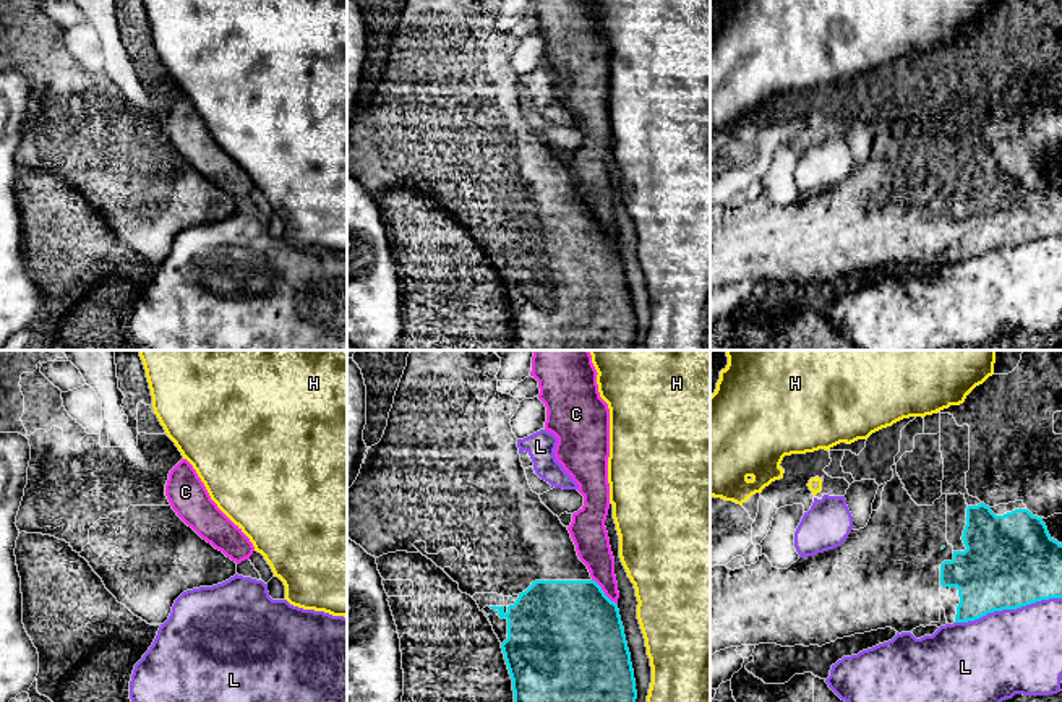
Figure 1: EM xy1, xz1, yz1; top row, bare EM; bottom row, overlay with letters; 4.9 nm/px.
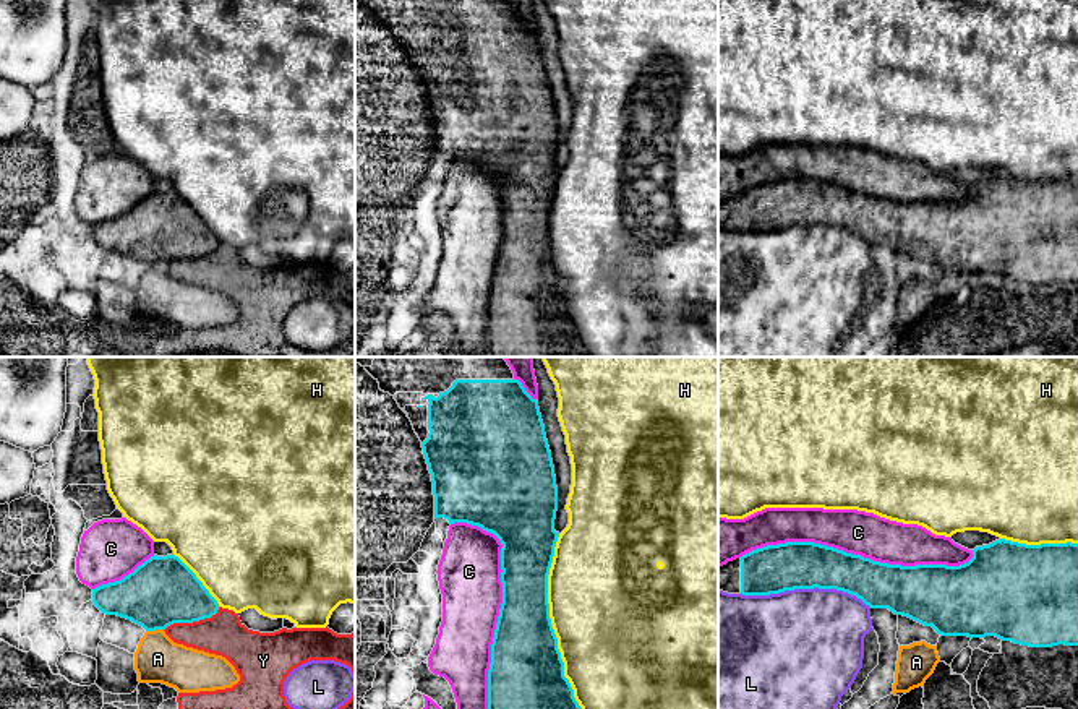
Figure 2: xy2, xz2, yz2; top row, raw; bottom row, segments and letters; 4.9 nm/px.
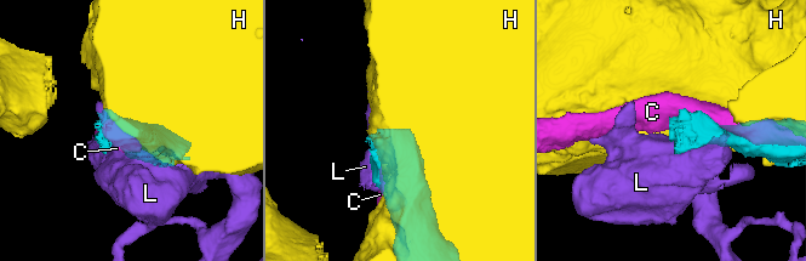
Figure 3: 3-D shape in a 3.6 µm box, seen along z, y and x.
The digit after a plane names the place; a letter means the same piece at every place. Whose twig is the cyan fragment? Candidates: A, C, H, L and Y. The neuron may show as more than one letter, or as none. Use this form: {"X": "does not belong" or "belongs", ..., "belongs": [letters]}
{"A": "does not belong", "C": "does not belong", "H": "does not belong", "L": "does not belong", "Y": "does not belong", "belongs": []}

